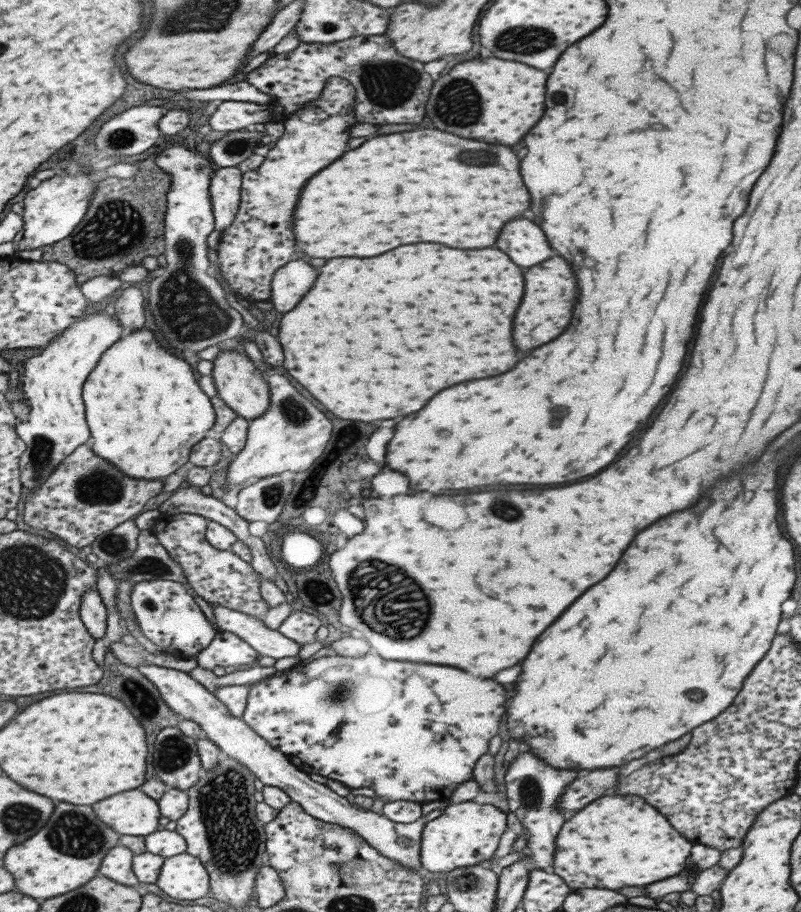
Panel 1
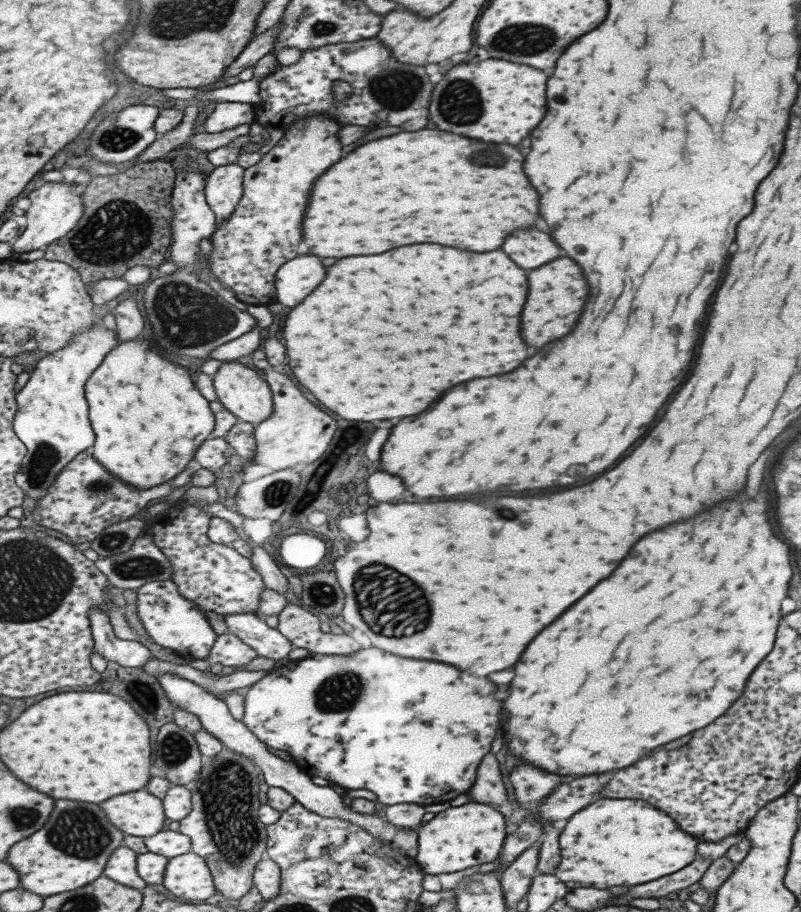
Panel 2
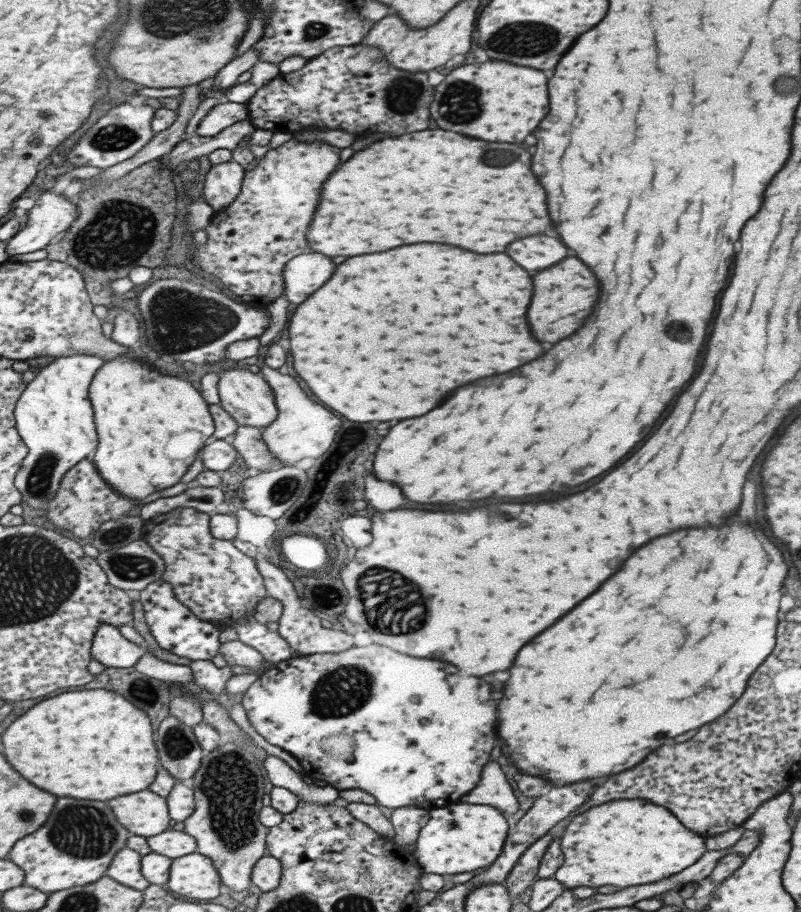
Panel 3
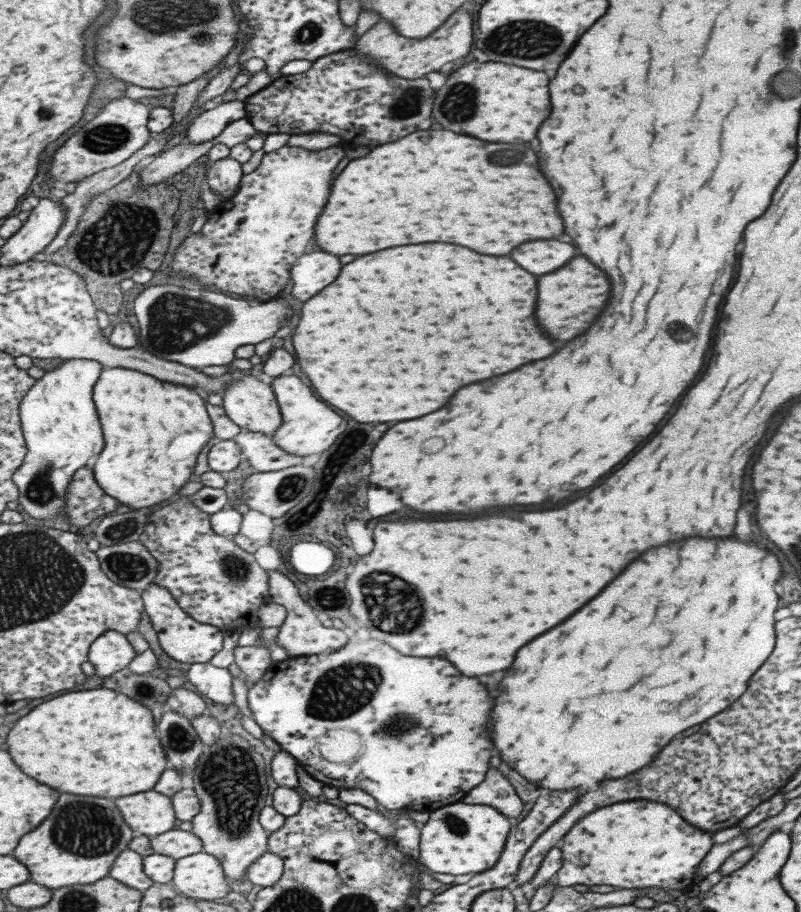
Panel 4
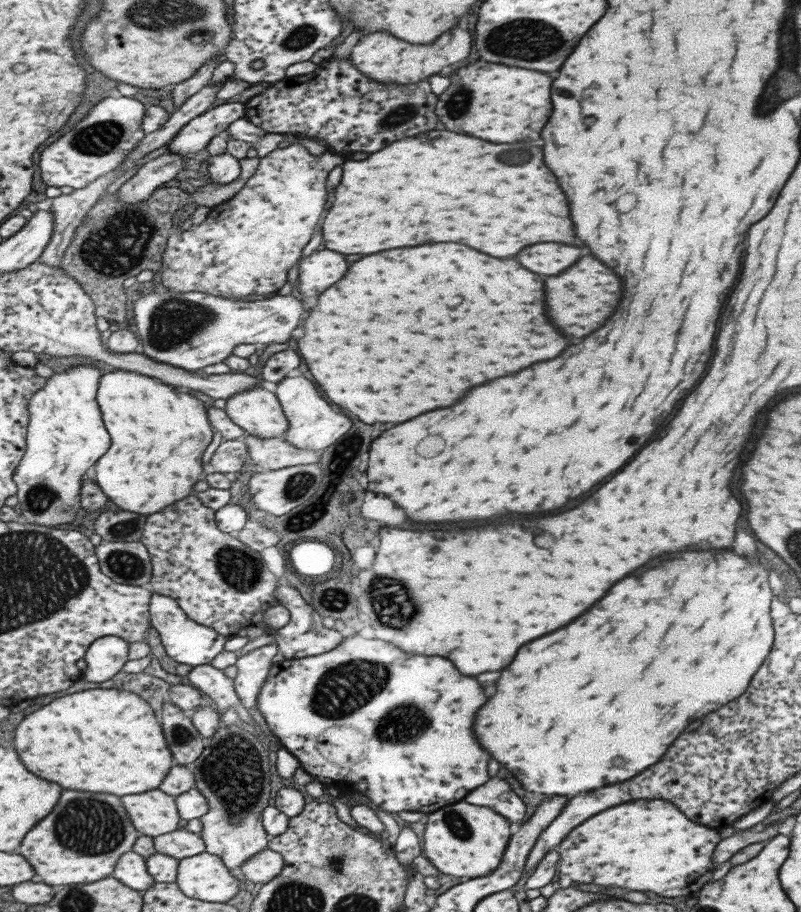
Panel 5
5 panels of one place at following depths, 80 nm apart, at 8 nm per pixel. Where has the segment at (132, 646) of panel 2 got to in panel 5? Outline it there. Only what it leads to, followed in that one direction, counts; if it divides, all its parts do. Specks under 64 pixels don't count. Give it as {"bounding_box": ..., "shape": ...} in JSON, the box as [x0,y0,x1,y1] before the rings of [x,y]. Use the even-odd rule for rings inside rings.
{"bounding_box":[79,635,128,682],"shape":[[[115,635],[94,640],[85,651],[86,667],[81,671],[79,682],[105,682],[121,671],[127,661],[128,642]]]}

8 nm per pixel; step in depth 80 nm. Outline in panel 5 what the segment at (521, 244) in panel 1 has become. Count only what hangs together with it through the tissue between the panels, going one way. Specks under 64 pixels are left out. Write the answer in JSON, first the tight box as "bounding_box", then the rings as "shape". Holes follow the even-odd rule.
{"bounding_box":[517,242,581,276],"shape":[[[541,242],[531,244],[517,252],[517,262],[535,274],[555,276],[557,272],[565,270],[573,260],[581,256],[581,248],[565,246],[565,244],[553,244],[553,242]]]}

